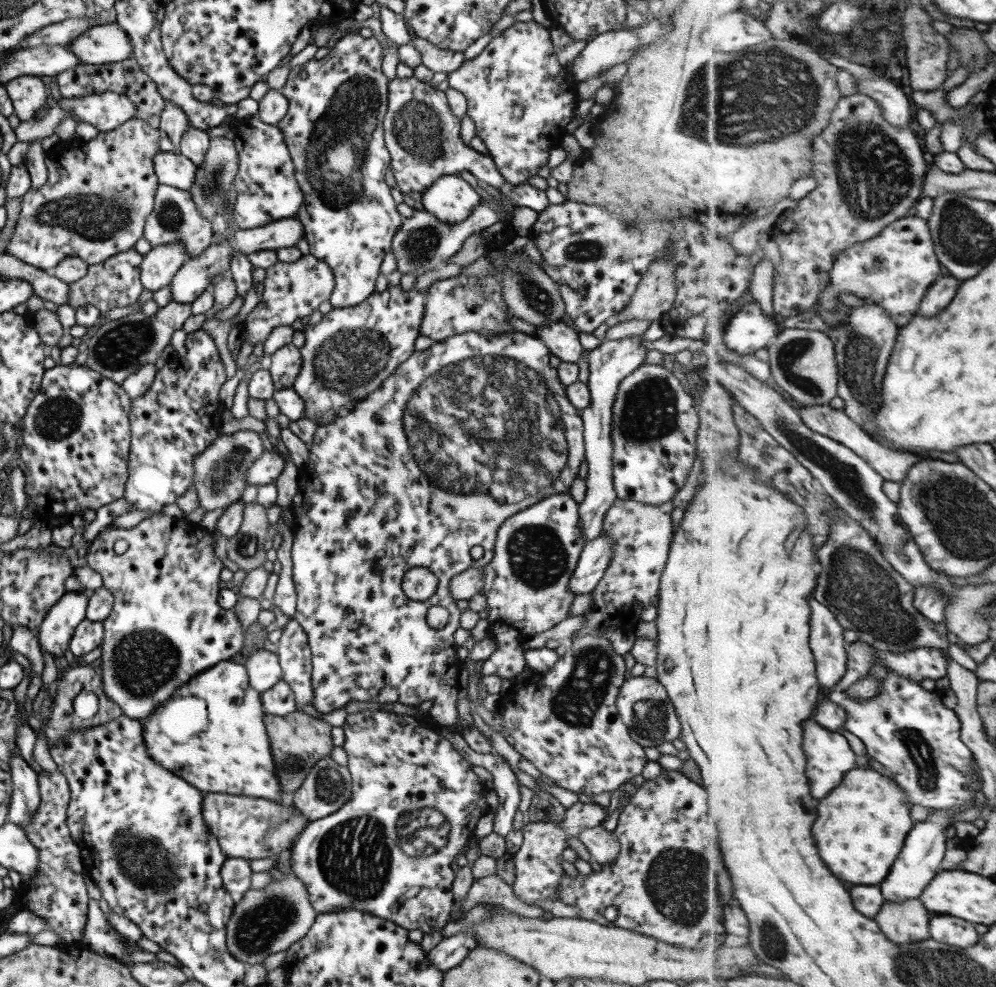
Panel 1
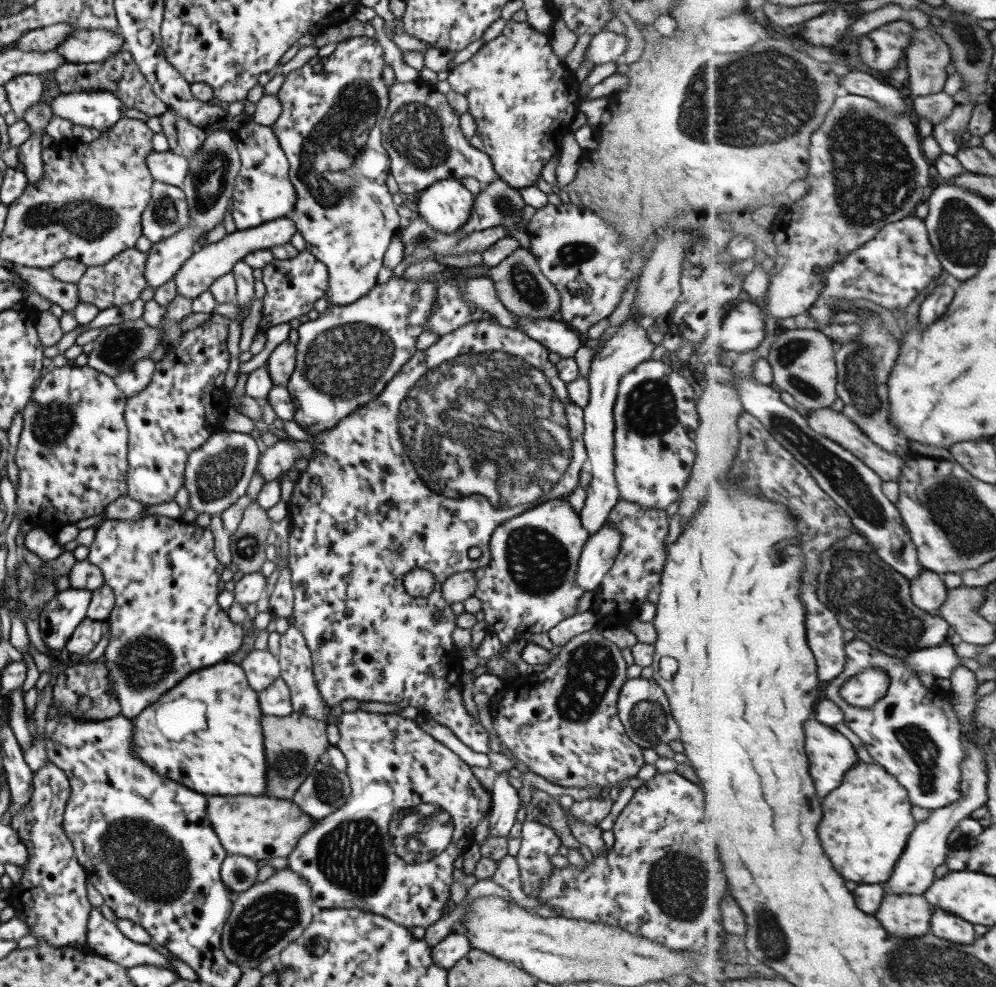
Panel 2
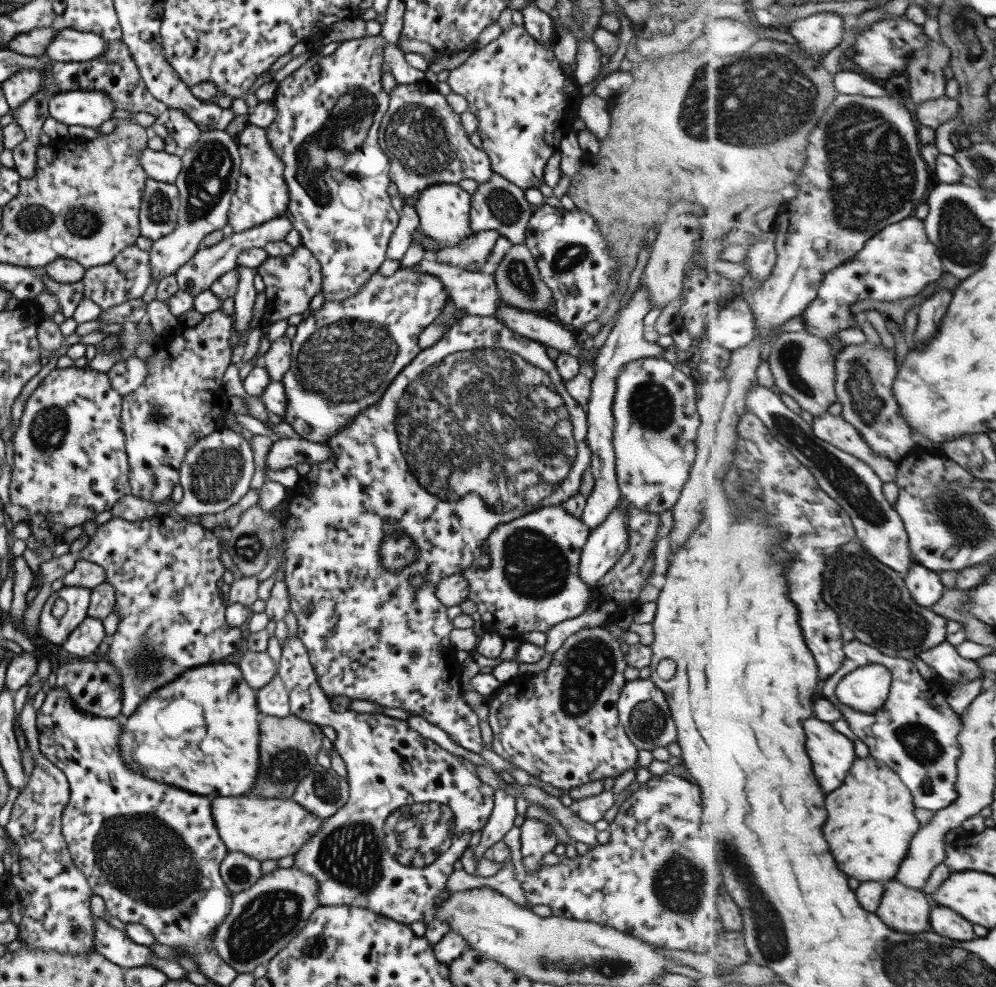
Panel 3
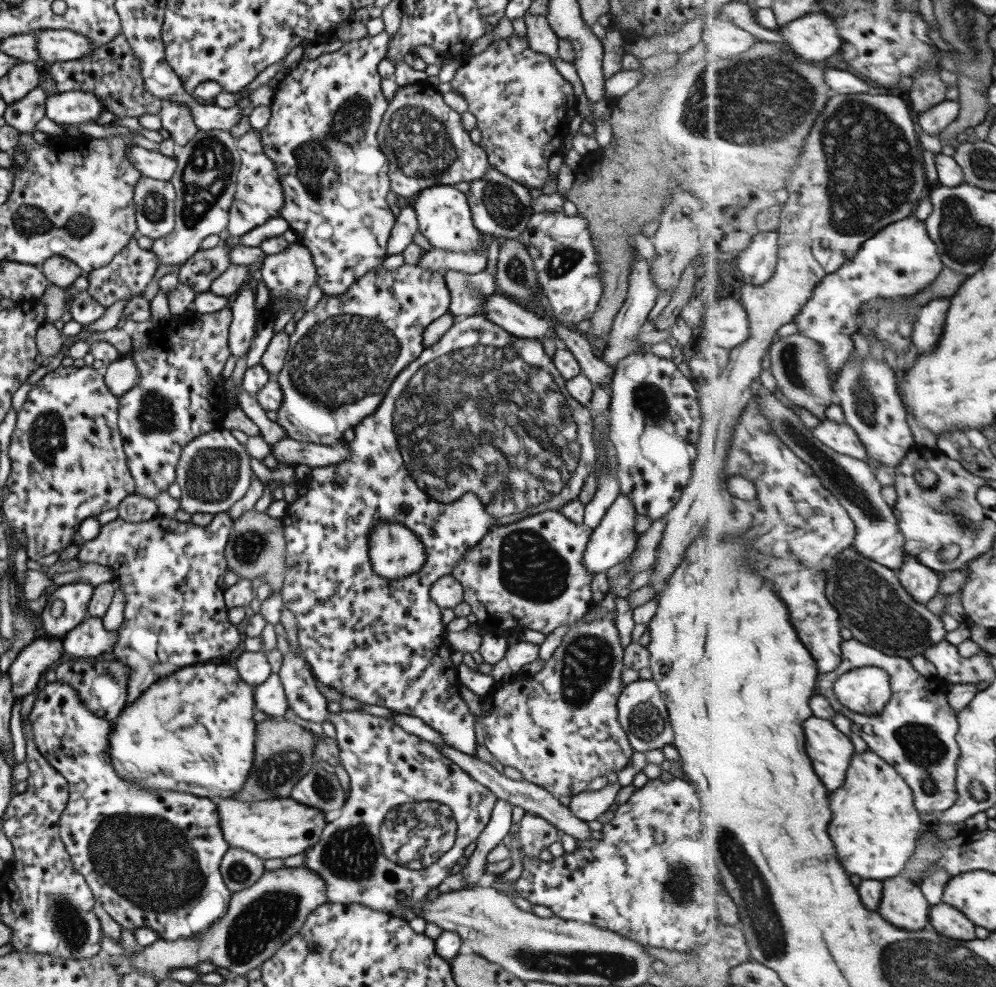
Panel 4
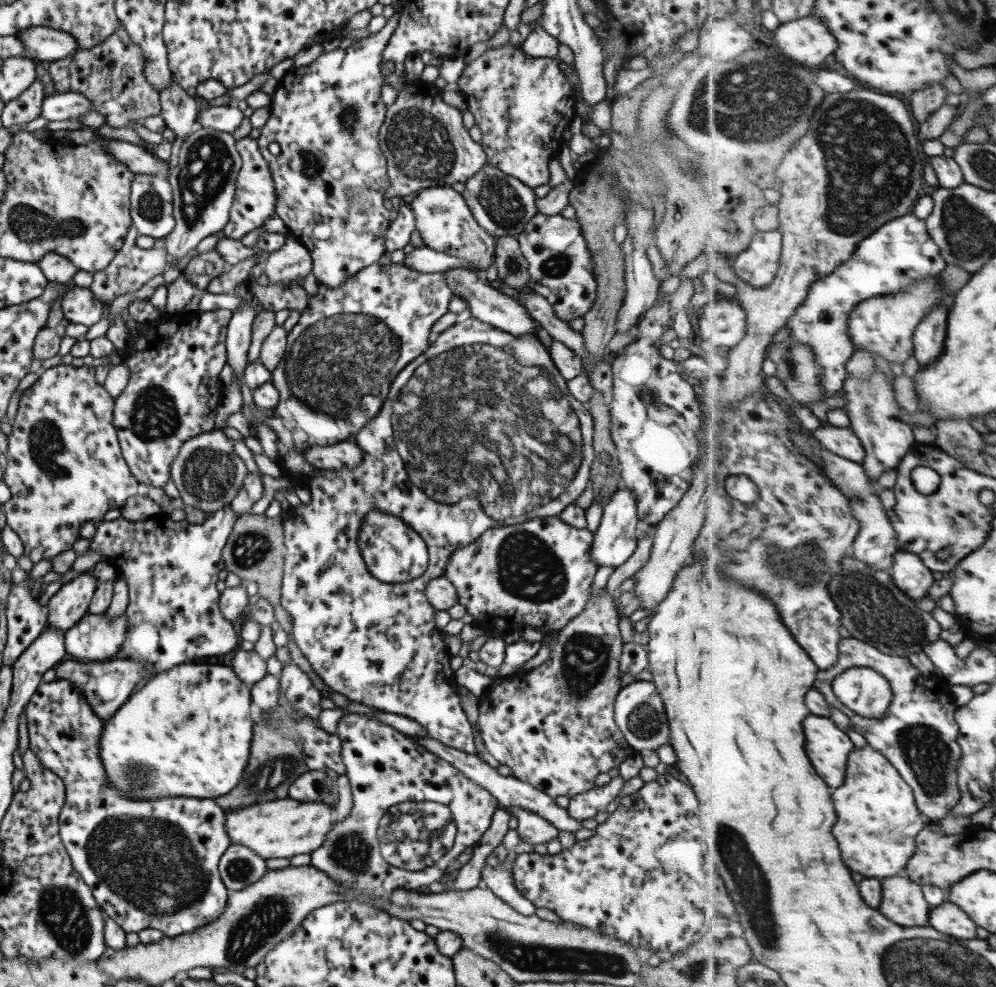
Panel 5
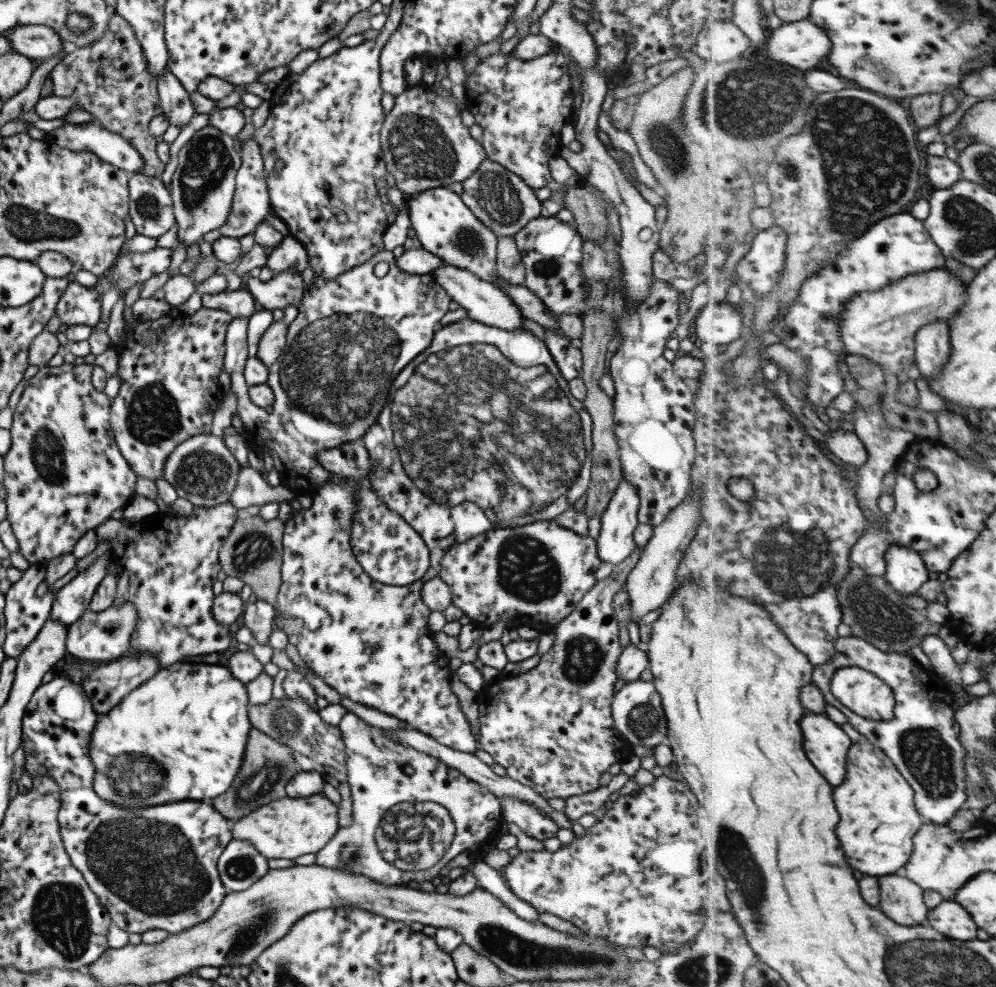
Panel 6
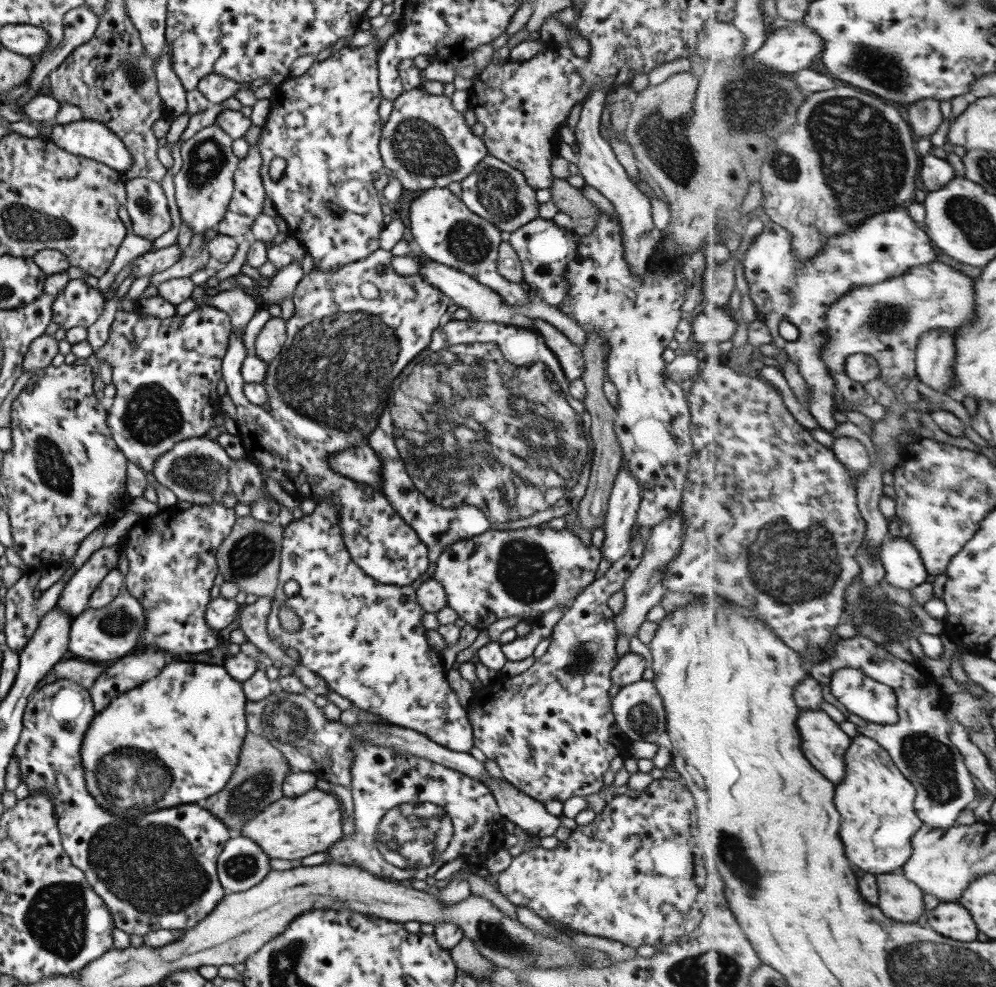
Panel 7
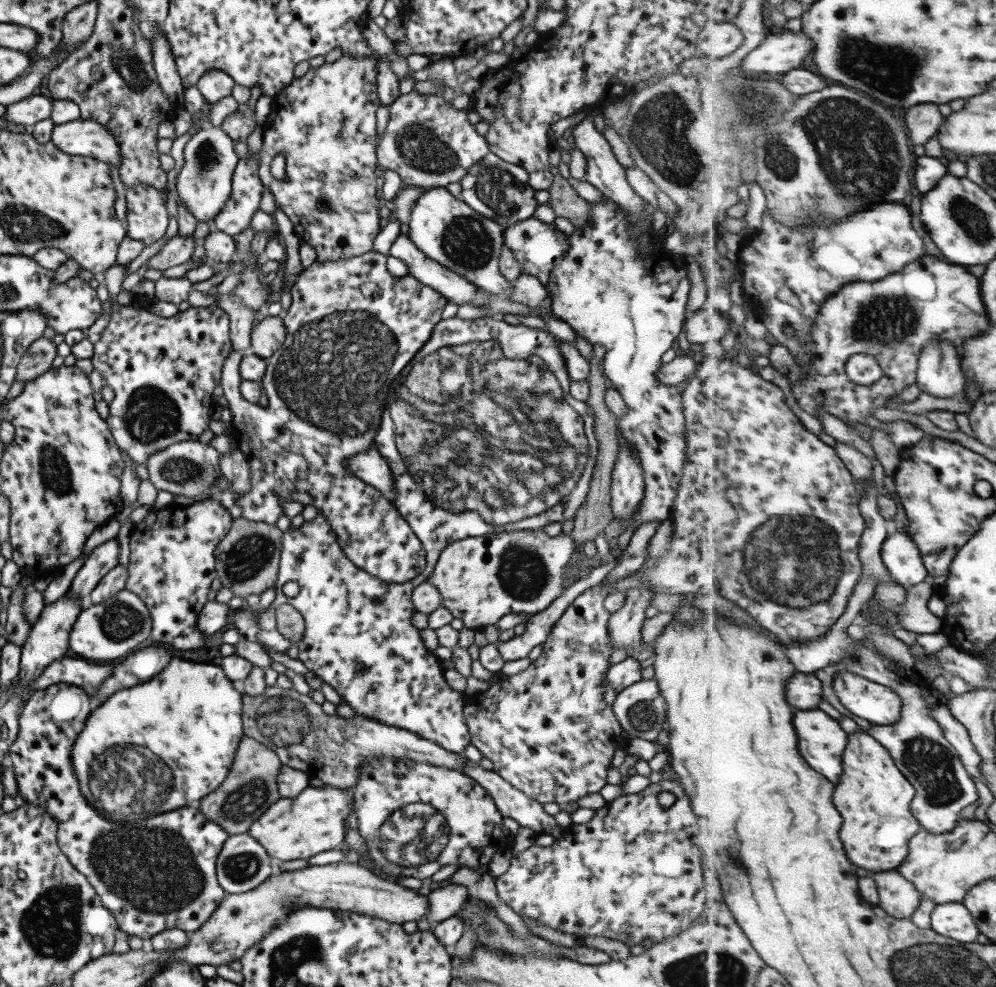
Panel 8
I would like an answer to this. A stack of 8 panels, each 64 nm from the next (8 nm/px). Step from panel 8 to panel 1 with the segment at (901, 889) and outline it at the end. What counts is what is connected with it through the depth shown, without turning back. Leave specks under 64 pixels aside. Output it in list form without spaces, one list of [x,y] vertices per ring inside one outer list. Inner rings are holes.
[[[921,900],[915,902],[897,902],[885,904],[879,916],[875,918],[881,924],[881,930],[895,944],[929,941],[931,937],[931,912],[923,906]]]

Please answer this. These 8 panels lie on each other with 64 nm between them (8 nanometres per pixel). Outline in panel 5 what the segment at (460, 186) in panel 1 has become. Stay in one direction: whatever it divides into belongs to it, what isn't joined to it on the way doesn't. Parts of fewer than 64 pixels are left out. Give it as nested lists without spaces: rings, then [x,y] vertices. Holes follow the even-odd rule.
[[[450,187],[425,188],[411,200],[409,208],[415,215],[415,230],[419,232],[423,246],[454,257],[461,257],[483,275],[493,261],[495,242],[487,230],[482,229],[473,218],[465,199]]]

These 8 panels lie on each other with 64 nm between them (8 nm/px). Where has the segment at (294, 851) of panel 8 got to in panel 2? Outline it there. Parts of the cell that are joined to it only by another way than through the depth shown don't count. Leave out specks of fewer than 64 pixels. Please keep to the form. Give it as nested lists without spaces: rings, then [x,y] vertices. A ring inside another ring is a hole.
[[[206,795],[205,814],[227,855],[241,854],[257,862],[286,857],[301,835],[311,829],[315,820],[303,814],[289,799],[251,795]]]

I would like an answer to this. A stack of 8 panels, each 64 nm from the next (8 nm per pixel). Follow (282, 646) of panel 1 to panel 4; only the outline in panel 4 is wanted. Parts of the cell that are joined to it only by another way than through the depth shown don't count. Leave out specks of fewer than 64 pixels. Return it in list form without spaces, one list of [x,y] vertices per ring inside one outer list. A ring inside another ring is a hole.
[[[299,646],[289,648],[282,656],[278,677],[287,706],[295,716],[311,722],[333,724],[340,765],[349,777],[348,794],[339,817],[325,823],[315,845],[302,852],[305,861],[302,866],[324,883],[326,903],[362,905],[376,912],[399,917],[405,922],[409,919],[407,913],[417,917],[423,909],[419,904],[437,894],[436,886],[459,863],[467,844],[477,840],[489,820],[496,801],[495,795],[471,779],[451,759],[439,753],[433,743],[407,733],[389,717],[373,716],[361,711],[327,711],[327,701],[317,691],[315,677]],[[398,894],[409,898],[409,905],[398,906]]]

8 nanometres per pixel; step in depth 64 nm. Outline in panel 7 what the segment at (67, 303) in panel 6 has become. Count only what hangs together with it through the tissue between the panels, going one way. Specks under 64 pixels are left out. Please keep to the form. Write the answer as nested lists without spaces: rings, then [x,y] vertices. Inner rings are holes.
[[[69,279],[51,304],[51,321],[65,331],[74,326],[88,327],[103,310],[104,297],[97,288]]]

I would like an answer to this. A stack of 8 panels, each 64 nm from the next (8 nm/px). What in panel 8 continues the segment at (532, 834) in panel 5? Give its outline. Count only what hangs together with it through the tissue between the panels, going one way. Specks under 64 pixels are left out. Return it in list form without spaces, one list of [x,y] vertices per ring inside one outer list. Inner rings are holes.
[[[465,764],[459,771],[487,791],[502,818],[515,820],[518,826],[529,828],[535,835],[549,835],[549,830],[556,825],[553,817],[543,811],[542,804],[513,788],[492,770],[483,769],[479,765]]]

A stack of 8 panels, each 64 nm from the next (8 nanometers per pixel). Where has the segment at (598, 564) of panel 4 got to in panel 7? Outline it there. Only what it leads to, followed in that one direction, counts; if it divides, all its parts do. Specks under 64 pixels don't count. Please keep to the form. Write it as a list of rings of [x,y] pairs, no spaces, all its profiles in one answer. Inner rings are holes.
[[[622,460],[622,466],[617,470],[613,480],[607,512],[601,527],[605,537],[601,541],[600,553],[609,563],[619,560],[629,547],[629,535],[635,525],[639,501],[639,484],[629,474]]]

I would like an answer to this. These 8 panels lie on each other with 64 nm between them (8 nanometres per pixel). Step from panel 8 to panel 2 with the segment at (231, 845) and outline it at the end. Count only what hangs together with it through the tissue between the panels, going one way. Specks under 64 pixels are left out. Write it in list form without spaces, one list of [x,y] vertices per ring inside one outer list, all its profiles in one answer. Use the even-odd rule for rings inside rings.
[[[229,854],[223,858],[219,867],[222,884],[231,895],[247,891],[255,884],[256,862],[241,854]]]

